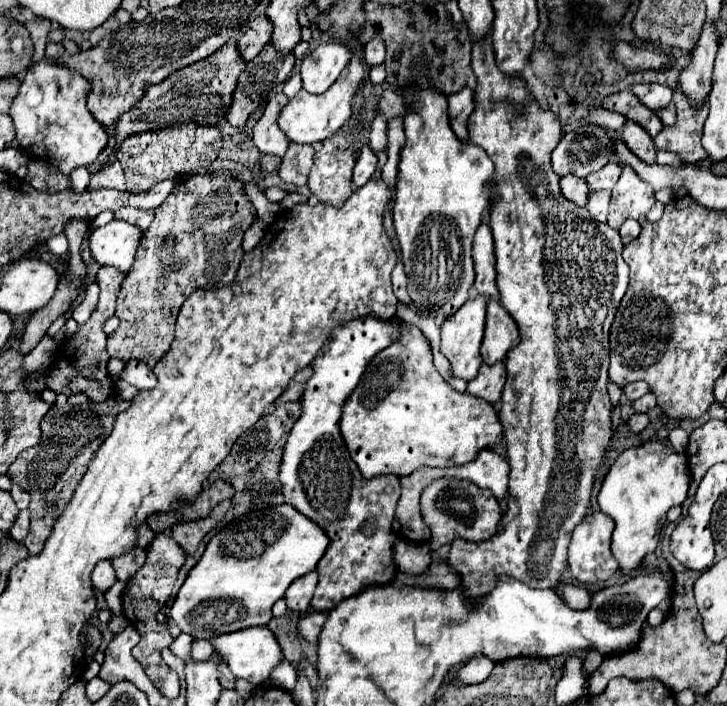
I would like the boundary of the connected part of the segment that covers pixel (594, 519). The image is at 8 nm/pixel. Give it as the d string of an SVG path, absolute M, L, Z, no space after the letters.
M593 512L591 516L585 516L581 524L575 526L569 542L569 570L579 584L595 586L595 584L607 582L619 570L619 562L615 562L611 552L613 528L615 528L615 522L603 512Z

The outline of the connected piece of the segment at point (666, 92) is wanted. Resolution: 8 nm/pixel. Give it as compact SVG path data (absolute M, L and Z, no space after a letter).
M637 84L637 86L633 86L631 92L639 98L639 102L643 106L647 106L653 112L667 108L671 102L671 96L673 96L673 92L661 84Z

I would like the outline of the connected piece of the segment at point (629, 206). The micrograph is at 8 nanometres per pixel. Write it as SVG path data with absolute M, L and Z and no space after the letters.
M625 166L619 182L615 184L611 192L611 206L609 206L609 218L607 224L611 228L619 228L627 218L643 218L651 206L655 204L655 192L653 188L643 182L633 168Z

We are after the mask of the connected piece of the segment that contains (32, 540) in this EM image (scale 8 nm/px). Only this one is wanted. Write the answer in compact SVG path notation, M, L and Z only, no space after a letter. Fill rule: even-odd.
M113 394L109 400L99 402L99 404L97 402L87 402L81 406L53 404L41 422L41 430L43 430L41 442L37 446L21 452L19 458L11 464L11 468L9 468L11 482L25 488L31 494L31 504L29 504L31 532L23 542L27 546L29 554L39 554L43 550L45 540L49 538L49 534L53 530L53 524L57 518L57 508L67 506L65 502L71 500L77 484L81 482L83 474L87 472L87 464L93 460L101 442L111 434L113 422L119 414L119 404L121 404L121 410L125 410L129 406L129 402L119 398L117 394ZM43 504L51 504L53 510L45 510Z

